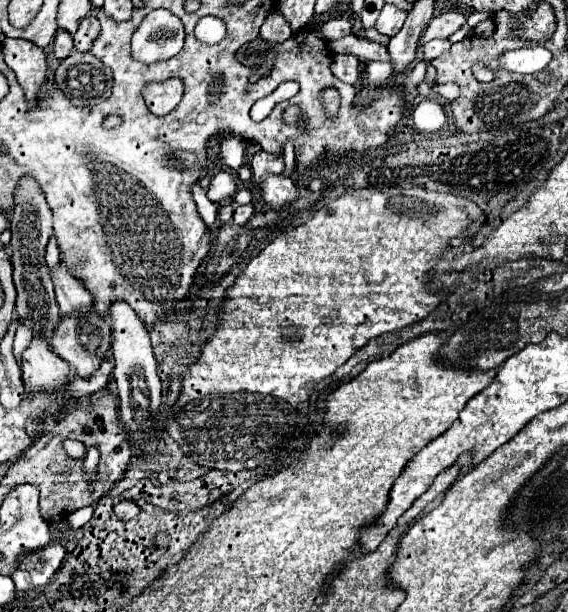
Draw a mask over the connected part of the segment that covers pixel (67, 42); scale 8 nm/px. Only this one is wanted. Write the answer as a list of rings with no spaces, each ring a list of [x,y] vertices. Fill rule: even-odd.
[[[59,30],[57,36],[55,36],[55,40],[53,40],[55,56],[61,60],[61,58],[65,58],[65,56],[71,52],[71,48],[73,48],[73,38],[71,38],[71,34],[65,32],[65,30]]]

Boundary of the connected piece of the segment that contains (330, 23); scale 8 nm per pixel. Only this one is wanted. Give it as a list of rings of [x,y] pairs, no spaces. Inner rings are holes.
[[[337,14],[337,16],[329,18],[327,22],[323,22],[319,26],[319,30],[321,30],[325,40],[343,38],[343,36],[351,34],[351,16],[349,14]]]

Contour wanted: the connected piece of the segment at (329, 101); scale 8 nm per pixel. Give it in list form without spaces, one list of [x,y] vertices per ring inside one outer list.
[[[333,88],[321,90],[321,102],[323,102],[323,108],[325,108],[327,118],[337,118],[337,112],[339,112],[339,96],[337,96],[337,90]]]

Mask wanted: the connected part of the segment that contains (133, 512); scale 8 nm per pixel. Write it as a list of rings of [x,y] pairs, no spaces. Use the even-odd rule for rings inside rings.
[[[121,500],[115,504],[115,516],[121,520],[131,520],[139,514],[139,506],[131,500]]]

